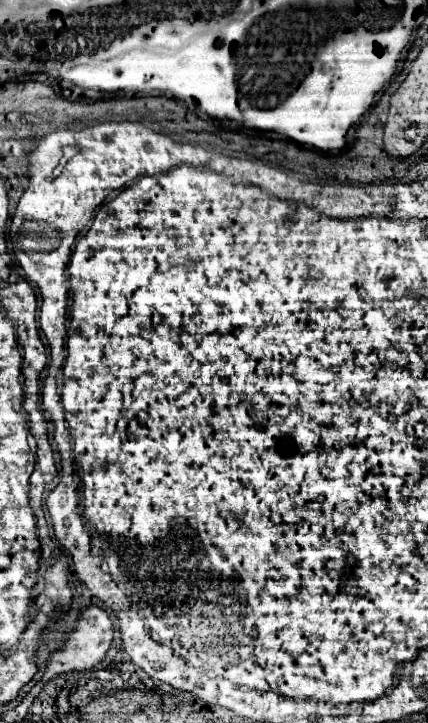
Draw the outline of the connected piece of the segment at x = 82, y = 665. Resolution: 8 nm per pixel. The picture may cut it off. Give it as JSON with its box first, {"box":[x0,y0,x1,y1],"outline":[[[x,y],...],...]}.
{"box":[42,606,114,684],"outline":[[[90,606],[90,608],[82,610],[82,614],[78,618],[78,624],[76,624],[74,632],[70,634],[68,642],[64,644],[64,648],[52,654],[52,658],[46,666],[46,672],[42,676],[42,682],[46,684],[46,682],[54,680],[56,676],[60,676],[62,672],[68,674],[68,672],[82,672],[82,670],[96,668],[106,658],[106,652],[112,646],[112,638],[114,638],[114,626],[112,626],[110,616],[102,608]]]}

